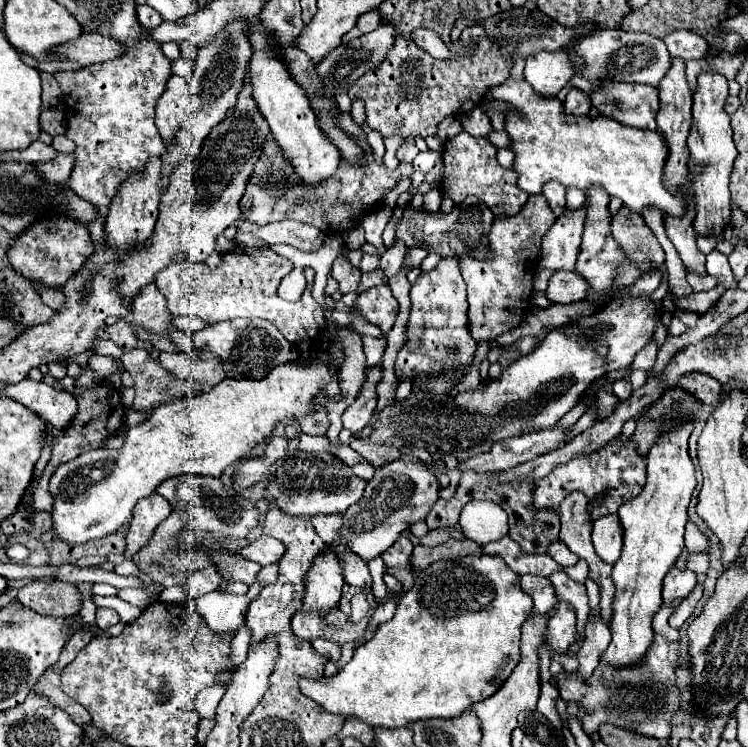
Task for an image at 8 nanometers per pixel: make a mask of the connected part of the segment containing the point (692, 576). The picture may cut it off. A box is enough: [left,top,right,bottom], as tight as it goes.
[662,565,696,603]

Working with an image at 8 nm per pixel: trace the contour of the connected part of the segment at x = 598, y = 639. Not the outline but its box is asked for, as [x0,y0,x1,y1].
[576,615,610,679]

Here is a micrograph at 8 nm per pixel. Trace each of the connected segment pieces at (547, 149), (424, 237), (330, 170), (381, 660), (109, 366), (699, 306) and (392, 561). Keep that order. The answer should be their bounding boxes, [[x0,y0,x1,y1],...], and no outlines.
[[490,59,688,217],[396,197,494,261],[250,51,340,185],[300,555,532,729],[88,355,118,378],[673,285,726,314],[382,537,414,571]]

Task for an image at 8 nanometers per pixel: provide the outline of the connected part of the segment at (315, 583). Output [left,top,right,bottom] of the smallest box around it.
[304,547,342,611]

